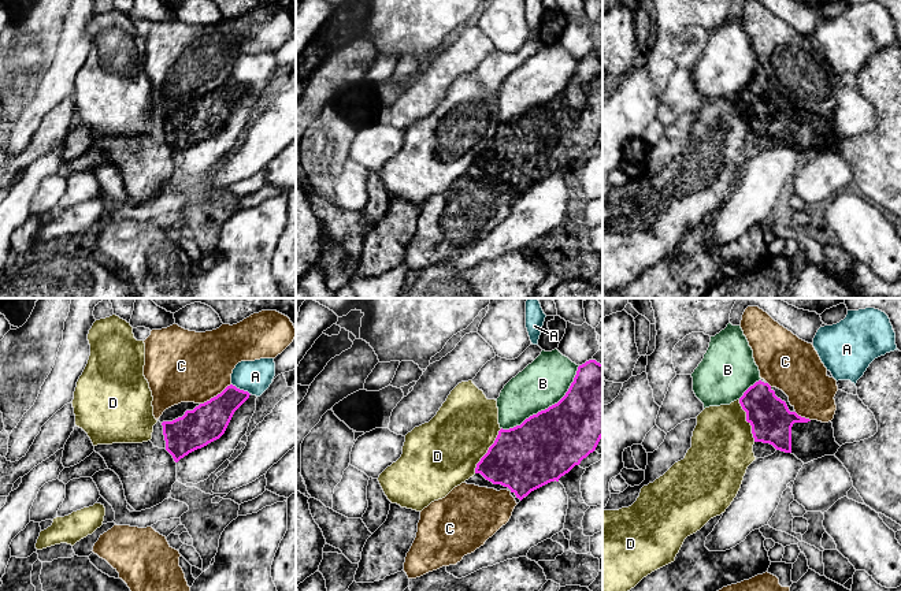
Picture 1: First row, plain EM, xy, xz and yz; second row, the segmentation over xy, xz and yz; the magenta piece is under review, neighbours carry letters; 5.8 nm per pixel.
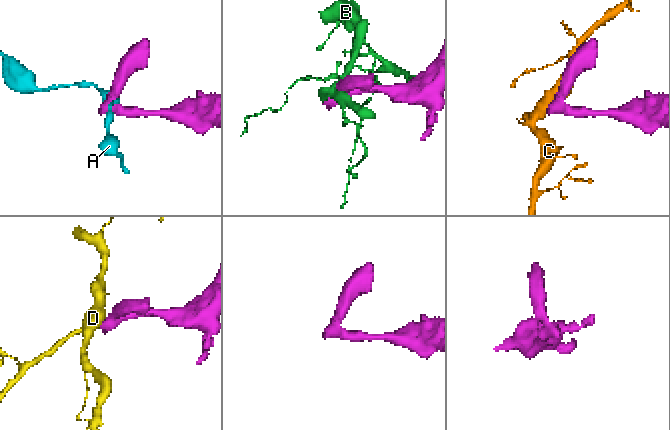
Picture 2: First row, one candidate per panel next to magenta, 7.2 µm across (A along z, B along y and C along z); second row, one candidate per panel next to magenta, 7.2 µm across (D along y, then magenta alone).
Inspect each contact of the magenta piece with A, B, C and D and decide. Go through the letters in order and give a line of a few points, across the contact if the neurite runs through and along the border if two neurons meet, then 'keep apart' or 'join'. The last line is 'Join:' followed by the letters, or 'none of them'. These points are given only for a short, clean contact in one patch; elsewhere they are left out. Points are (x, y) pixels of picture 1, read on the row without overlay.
A: keep apart
B: keep apart
C: keep apart
D: xz (501, 122), (474, 166) | keep apart
Join: none of them

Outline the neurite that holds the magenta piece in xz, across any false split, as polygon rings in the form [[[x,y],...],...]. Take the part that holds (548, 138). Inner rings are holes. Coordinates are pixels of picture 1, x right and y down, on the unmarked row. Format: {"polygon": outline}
{"polygon": [[[589,53],[578,60],[574,75],[566,89],[555,98],[526,112],[520,119],[500,123],[494,137],[477,157],[475,168],[466,174],[467,178],[479,181],[508,183],[519,197],[531,185],[550,176],[559,175],[583,152],[593,146],[602,131],[602,57]]]}

